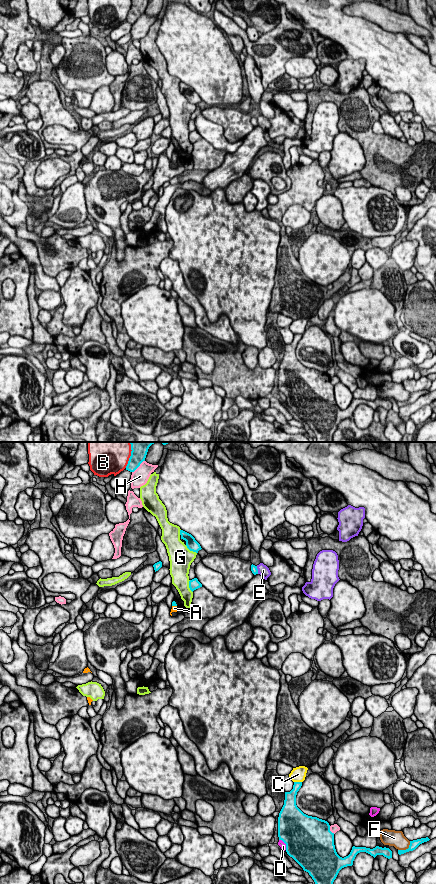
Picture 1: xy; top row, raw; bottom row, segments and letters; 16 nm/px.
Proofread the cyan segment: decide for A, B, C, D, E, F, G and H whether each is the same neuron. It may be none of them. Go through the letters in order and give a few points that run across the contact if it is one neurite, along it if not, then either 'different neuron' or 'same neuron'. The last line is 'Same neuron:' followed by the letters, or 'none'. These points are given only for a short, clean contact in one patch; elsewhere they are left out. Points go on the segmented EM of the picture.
A: line xy (173, 603), (174, 605), (174, 608); same neuron
B: different neuron
C: different neuron
D: different neuron
E: different neuron
F: different neuron
G: different neuron
H: different neuron
Same neuron: A

